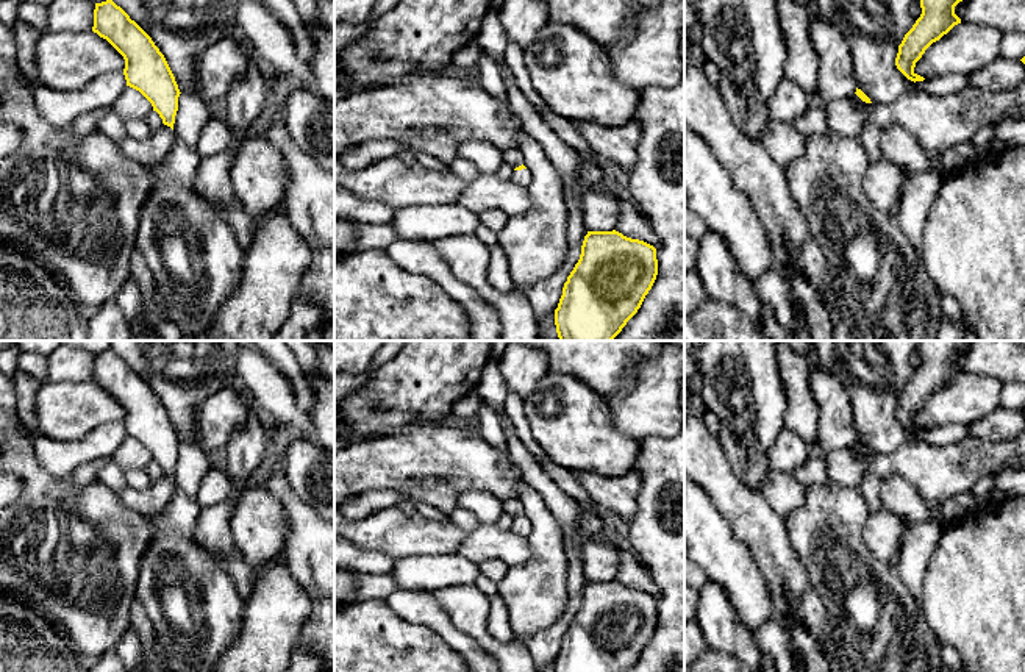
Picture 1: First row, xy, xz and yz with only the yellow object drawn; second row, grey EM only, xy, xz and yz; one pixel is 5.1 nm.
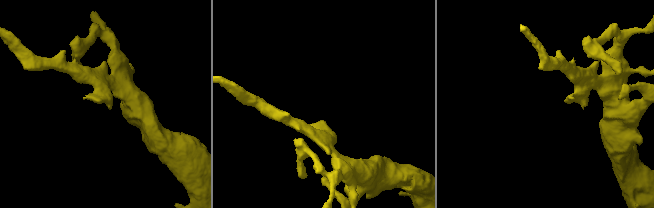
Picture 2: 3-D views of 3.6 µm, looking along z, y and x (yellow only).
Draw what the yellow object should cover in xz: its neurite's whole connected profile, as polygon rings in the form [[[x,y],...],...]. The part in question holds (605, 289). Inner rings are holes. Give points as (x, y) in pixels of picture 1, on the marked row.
[[[616,230],[588,231],[555,309],[559,341],[612,341],[638,313],[656,275],[653,245]]]

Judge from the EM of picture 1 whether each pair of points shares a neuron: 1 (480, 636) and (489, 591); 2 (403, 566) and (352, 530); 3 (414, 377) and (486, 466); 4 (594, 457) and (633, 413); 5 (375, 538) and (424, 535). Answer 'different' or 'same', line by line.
1: different
2: different
3: different
4: different
5: same

